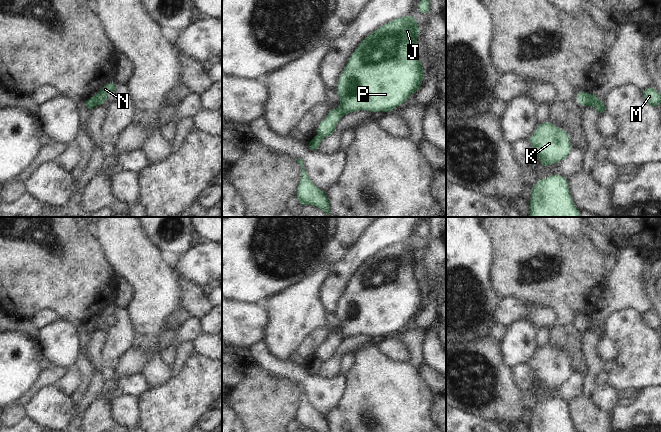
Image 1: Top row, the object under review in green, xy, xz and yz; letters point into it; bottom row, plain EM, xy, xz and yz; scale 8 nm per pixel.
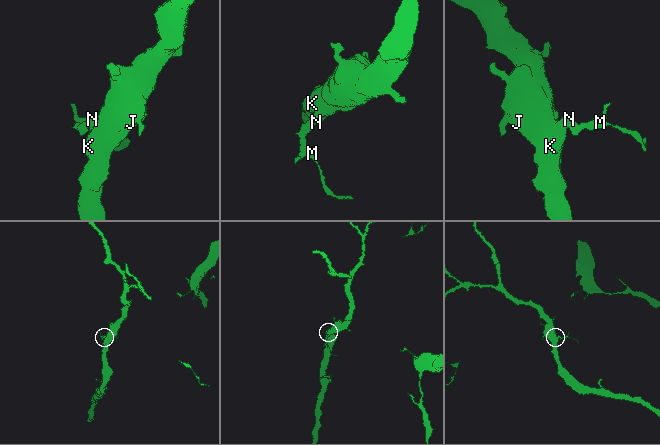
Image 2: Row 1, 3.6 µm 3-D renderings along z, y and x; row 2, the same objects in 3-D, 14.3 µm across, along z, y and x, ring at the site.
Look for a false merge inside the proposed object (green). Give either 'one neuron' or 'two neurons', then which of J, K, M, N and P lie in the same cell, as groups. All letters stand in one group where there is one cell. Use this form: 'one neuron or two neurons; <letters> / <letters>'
two neurons; J K N P / M

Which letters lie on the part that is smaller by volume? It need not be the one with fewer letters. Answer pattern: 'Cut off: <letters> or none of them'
Cut off: M

